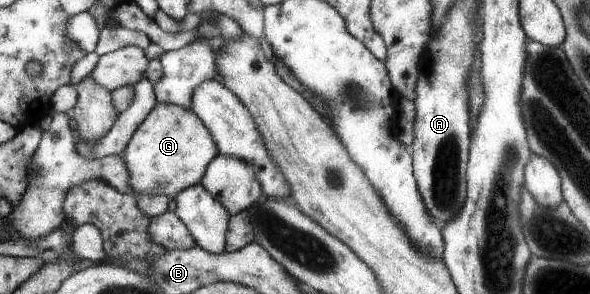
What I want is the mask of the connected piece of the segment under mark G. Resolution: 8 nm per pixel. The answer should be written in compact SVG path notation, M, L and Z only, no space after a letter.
M157 103L122 151L128 183L136 197L162 194L175 197L180 191L202 183L207 168L218 156L214 137L203 121L191 109L170 103Z

